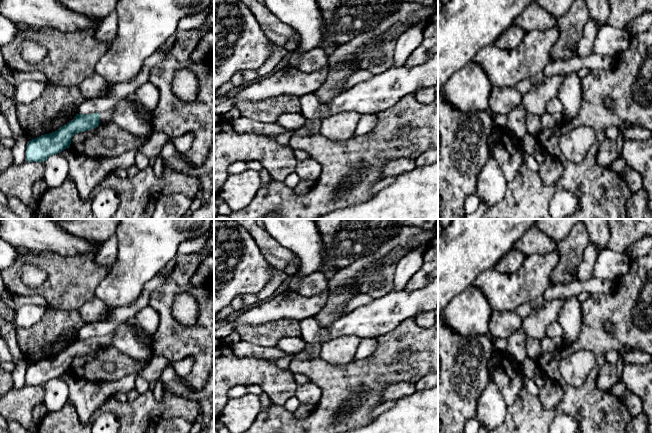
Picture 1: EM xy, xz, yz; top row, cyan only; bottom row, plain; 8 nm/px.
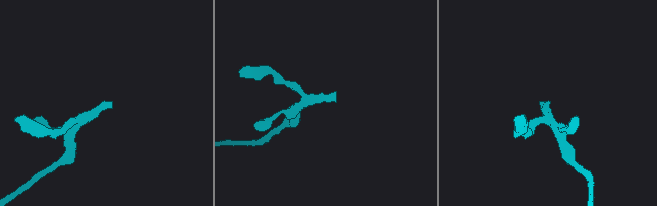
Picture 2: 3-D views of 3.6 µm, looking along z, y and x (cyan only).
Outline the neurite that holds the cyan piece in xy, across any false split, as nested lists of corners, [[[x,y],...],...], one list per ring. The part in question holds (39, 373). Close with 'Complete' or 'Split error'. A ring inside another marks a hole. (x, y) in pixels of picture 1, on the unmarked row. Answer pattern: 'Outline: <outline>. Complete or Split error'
Outline: [[[109,334],[88,339],[76,338],[73,344],[57,355],[30,364],[26,370],[26,385],[44,386],[48,381],[69,372],[71,363],[76,357],[110,347],[112,336]]]. Split error

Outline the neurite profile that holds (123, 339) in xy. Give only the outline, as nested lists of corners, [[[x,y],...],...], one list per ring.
[[[127,322],[119,323],[110,340],[110,347],[128,355],[138,362],[150,362],[153,352],[137,339]]]

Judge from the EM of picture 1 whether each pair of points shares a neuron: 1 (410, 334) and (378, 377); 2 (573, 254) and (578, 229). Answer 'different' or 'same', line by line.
1: same
2: same

